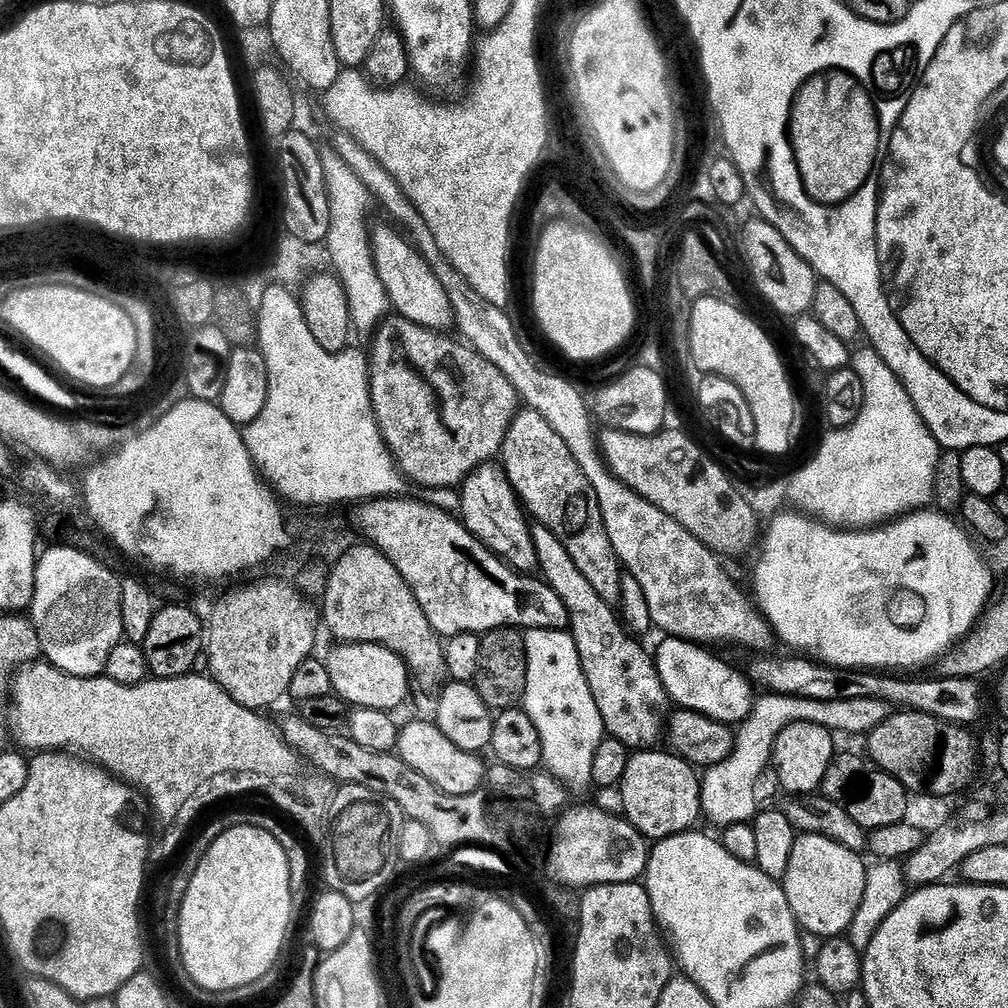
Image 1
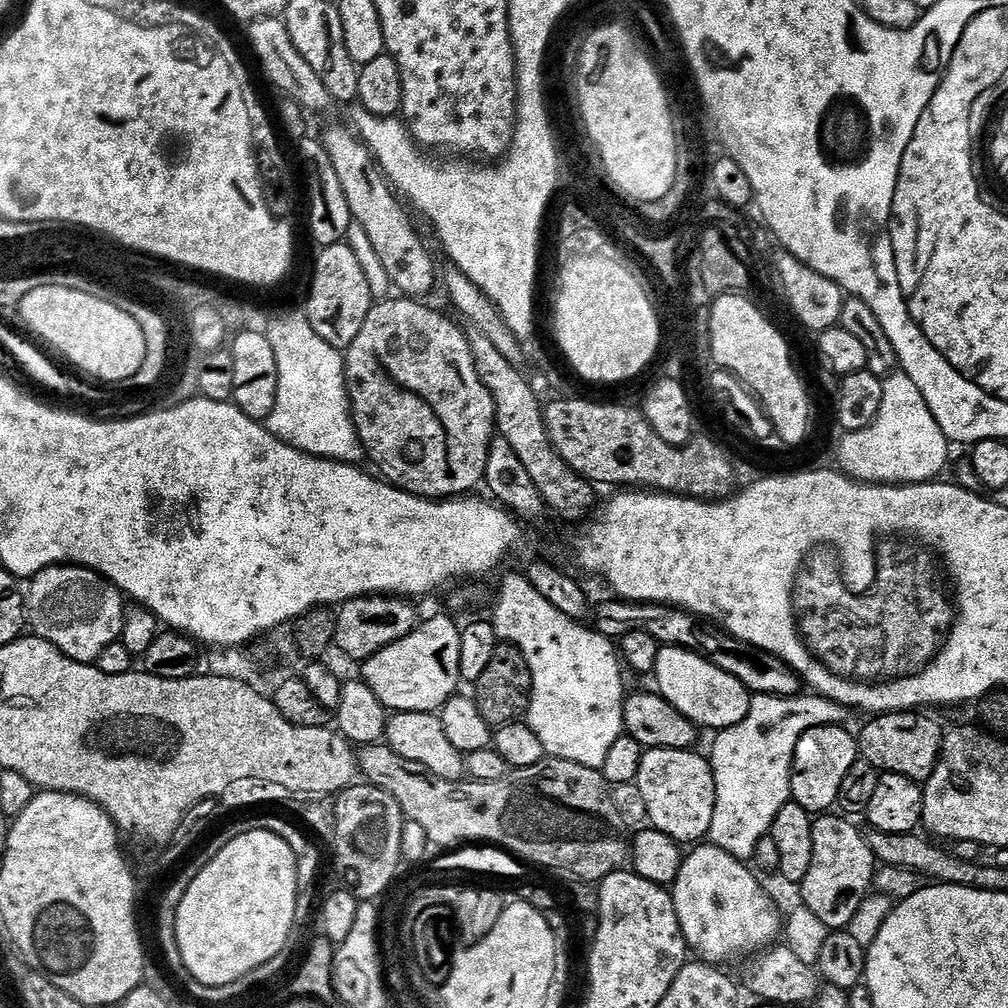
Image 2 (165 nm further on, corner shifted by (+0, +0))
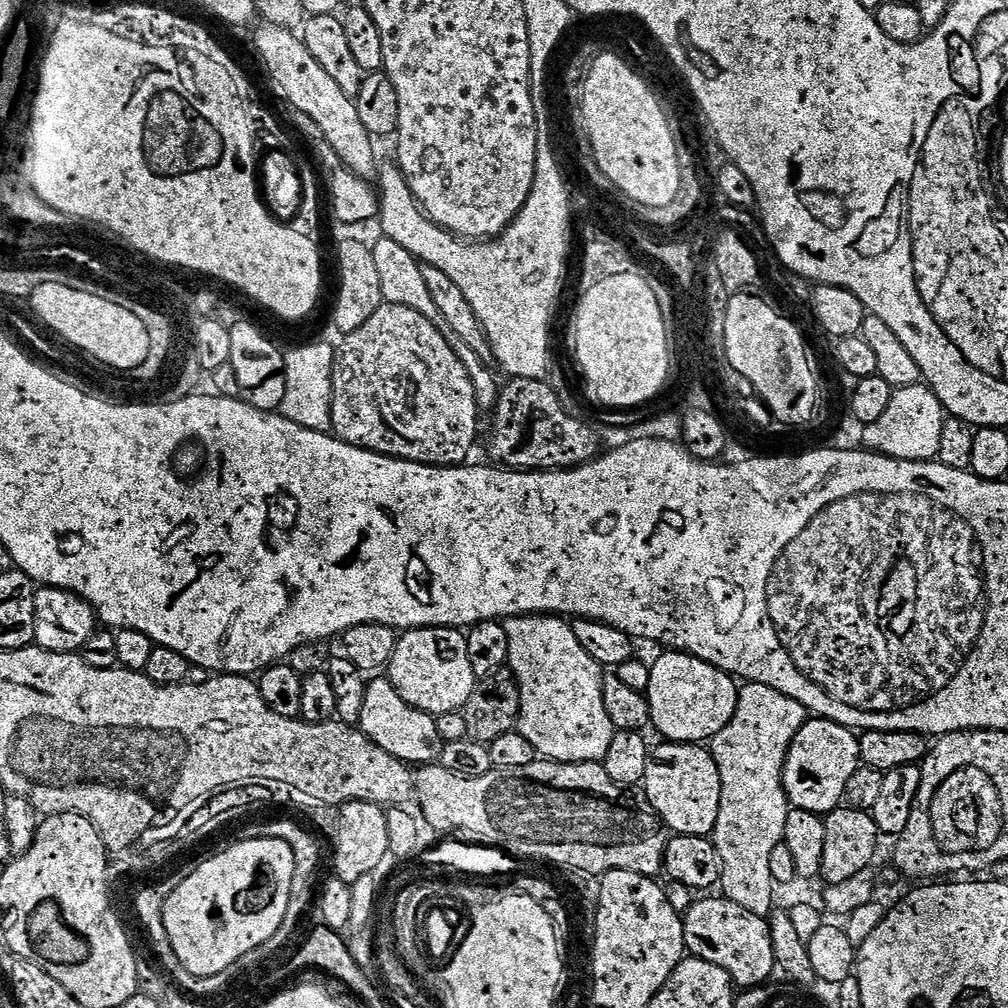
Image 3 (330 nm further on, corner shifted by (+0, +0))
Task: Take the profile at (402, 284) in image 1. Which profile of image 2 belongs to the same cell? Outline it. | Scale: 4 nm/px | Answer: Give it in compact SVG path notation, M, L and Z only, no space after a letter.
M336 124L333 128L326 129L322 143L338 174L338 182L342 182L342 194L346 194L346 202L350 202L350 214L355 227L364 231L363 239L371 248L373 256L378 258L380 271L389 285L393 289L397 288L400 291L397 293L405 297L424 298L436 284L436 268L432 265L432 256L428 253L427 246L420 241L420 236L408 217L409 209L398 199L397 193L388 183L388 177L381 172L375 156L359 135L351 127L348 128Z

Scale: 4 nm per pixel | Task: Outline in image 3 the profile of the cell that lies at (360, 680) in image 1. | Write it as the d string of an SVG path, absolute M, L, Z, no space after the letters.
M410 628L397 639L386 679L410 706L441 716L459 712L470 702L478 683L474 666L470 666L467 635L459 628Z

